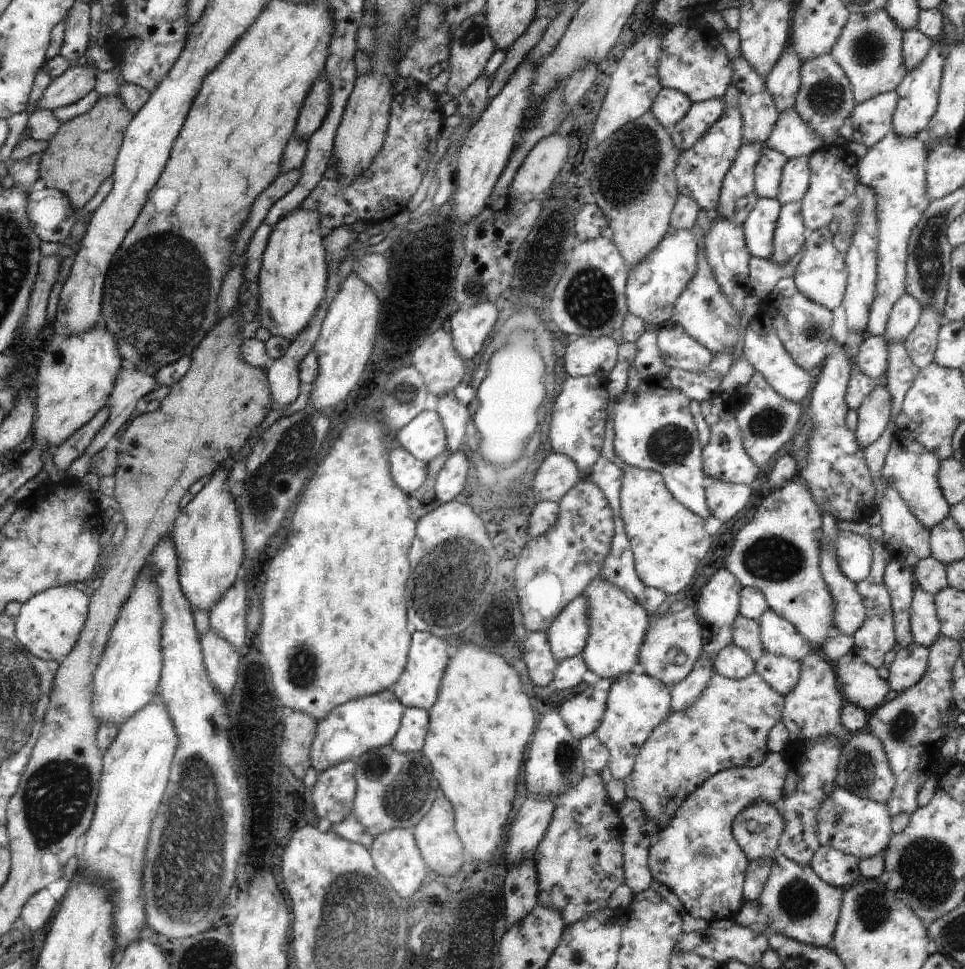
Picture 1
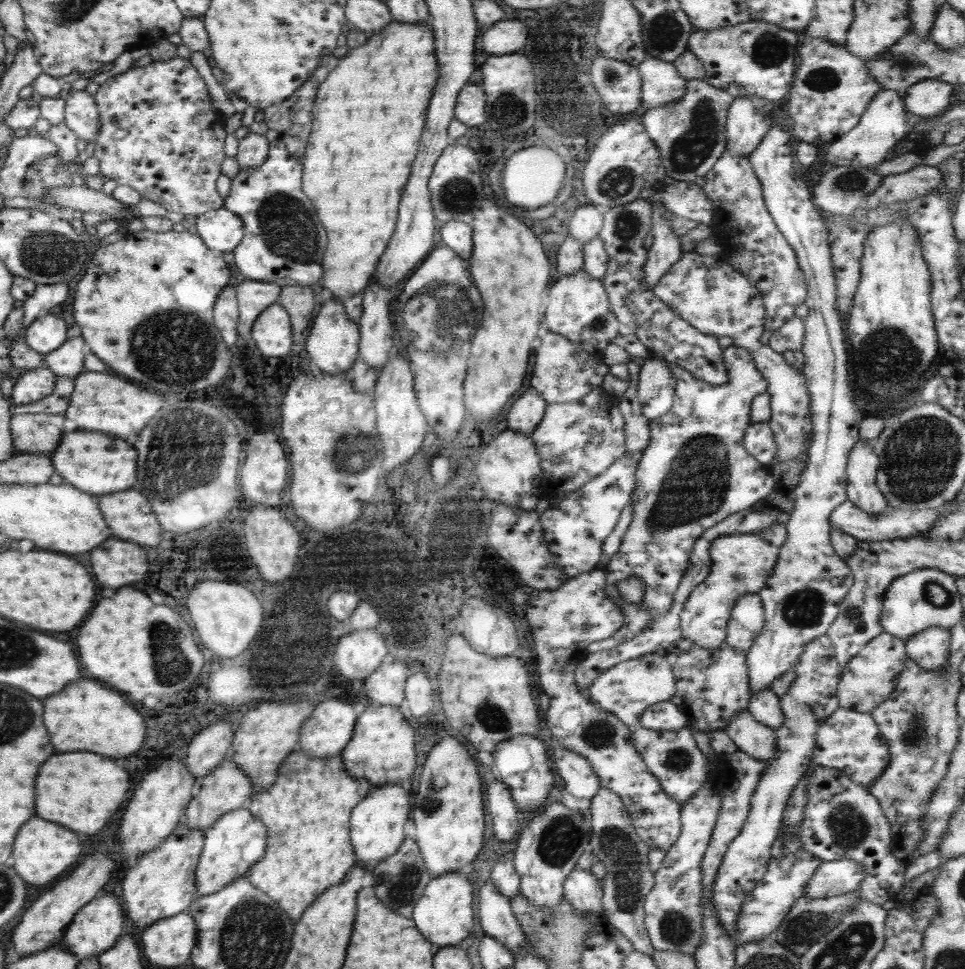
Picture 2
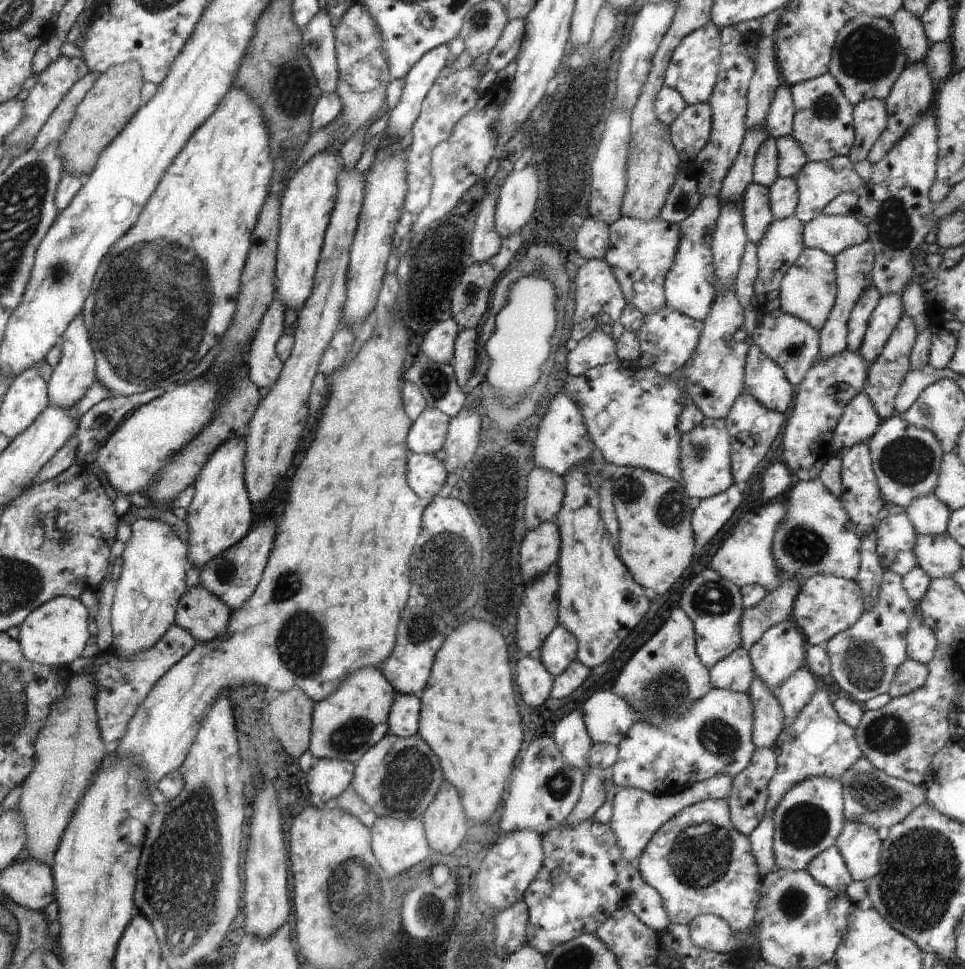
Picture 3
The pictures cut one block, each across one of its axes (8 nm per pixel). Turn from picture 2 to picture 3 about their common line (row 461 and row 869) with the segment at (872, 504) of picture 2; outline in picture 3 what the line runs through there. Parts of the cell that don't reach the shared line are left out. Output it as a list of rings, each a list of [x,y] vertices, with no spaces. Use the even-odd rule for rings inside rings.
[[[845,821],[834,845],[842,856],[851,880],[865,882],[877,874],[880,844],[877,831],[867,824]]]

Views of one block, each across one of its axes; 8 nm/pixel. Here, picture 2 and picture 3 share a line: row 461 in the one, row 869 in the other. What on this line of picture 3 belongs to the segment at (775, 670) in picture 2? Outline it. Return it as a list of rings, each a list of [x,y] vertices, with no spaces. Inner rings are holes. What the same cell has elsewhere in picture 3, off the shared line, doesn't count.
[[[835,845],[817,854],[806,866],[806,871],[817,884],[838,893],[845,893],[845,887],[851,882],[851,876]]]

